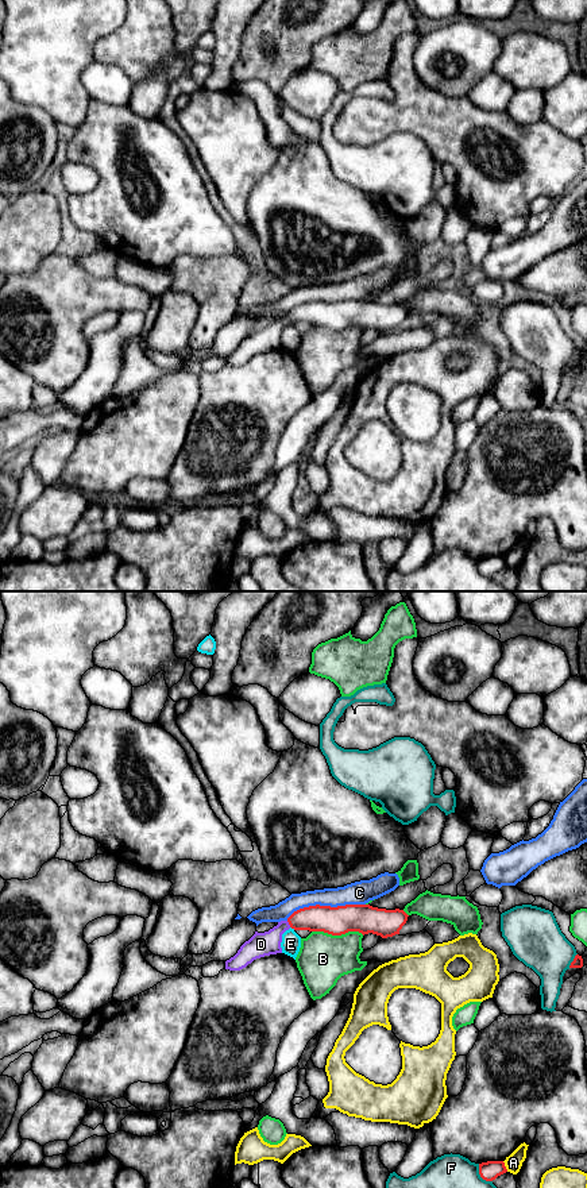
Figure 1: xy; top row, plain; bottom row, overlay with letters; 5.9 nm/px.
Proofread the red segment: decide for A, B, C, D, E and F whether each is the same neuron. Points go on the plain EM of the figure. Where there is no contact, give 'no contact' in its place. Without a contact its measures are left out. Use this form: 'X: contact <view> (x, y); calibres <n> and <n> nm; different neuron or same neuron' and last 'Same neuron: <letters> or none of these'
A: contact xy (505, 562); calibres 120 and 100 nm; different neuron
B: contact xy (338, 330); calibres 170 and 300 nm; different neuron
C: contact xy (325, 301); calibres 170 and 140 nm; different neuron
D: contact xy (289, 319); calibres 160 and 140 nm; same neuron
E: contact xy (293, 323); calibres 160 and 120 nm; different neuron
F: contact xy (481, 571); calibres 120 and 440 nm; different neuron
Same neuron: D

